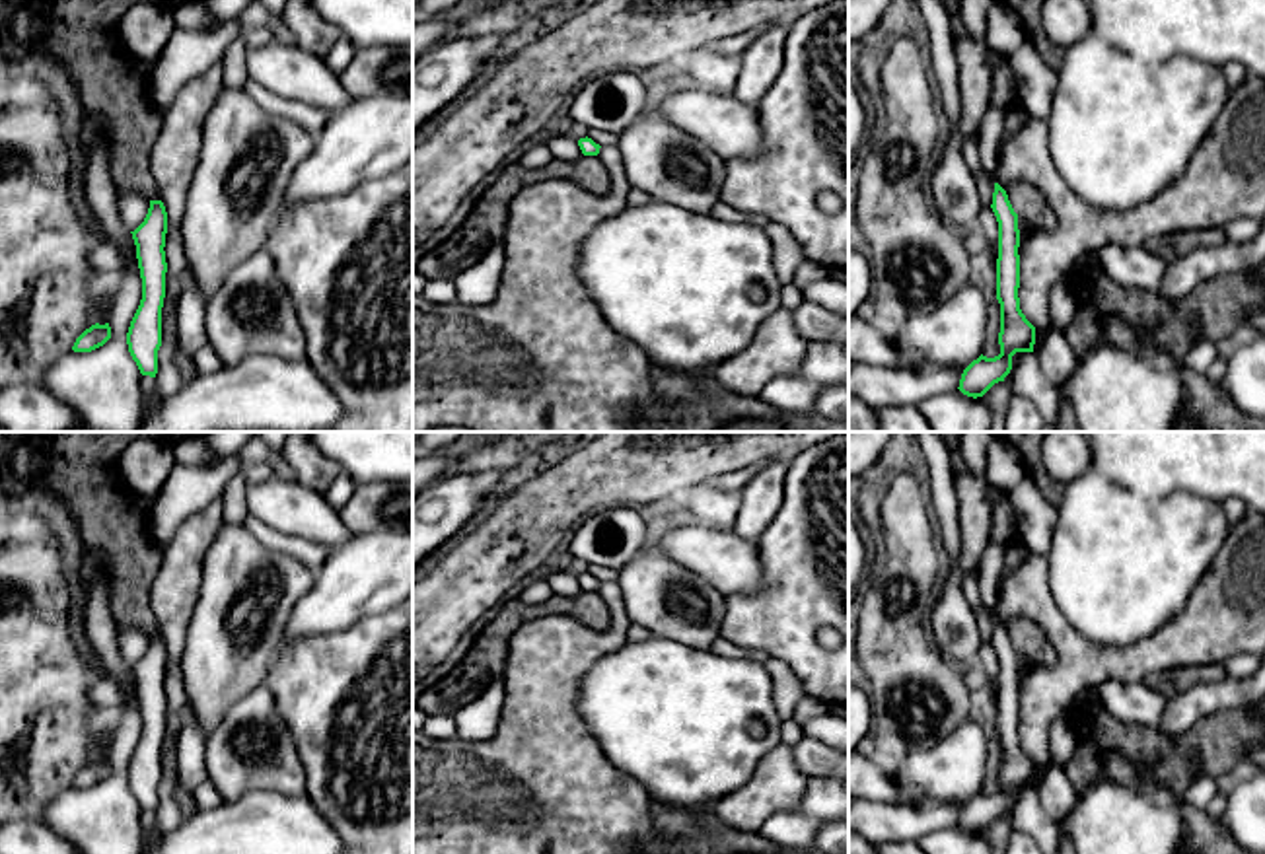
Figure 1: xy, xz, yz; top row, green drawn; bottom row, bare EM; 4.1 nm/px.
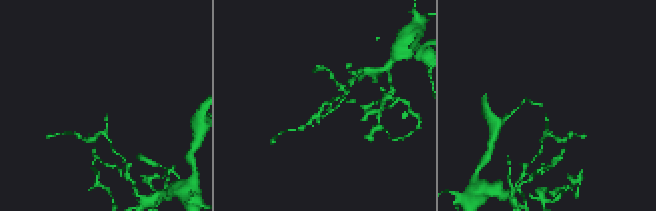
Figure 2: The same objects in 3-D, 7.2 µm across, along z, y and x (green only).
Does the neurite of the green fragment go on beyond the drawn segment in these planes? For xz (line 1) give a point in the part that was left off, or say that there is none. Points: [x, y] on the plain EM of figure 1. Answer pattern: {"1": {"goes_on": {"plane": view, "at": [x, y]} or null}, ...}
{"1": {"goes_on": null}}

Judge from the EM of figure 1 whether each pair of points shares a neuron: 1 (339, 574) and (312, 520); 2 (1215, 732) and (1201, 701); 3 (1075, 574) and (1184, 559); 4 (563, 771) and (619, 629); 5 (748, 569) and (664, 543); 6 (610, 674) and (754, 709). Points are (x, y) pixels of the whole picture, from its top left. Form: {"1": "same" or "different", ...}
{"1": "different", "2": "different", "3": "same", "4": "same", "5": "same", "6": "same"}

